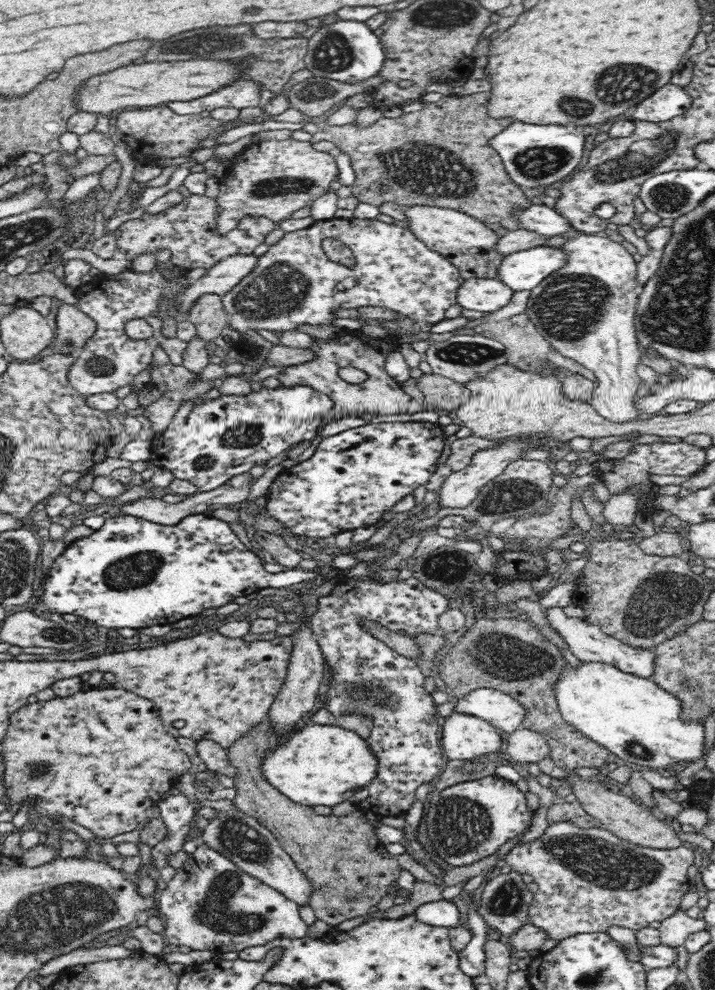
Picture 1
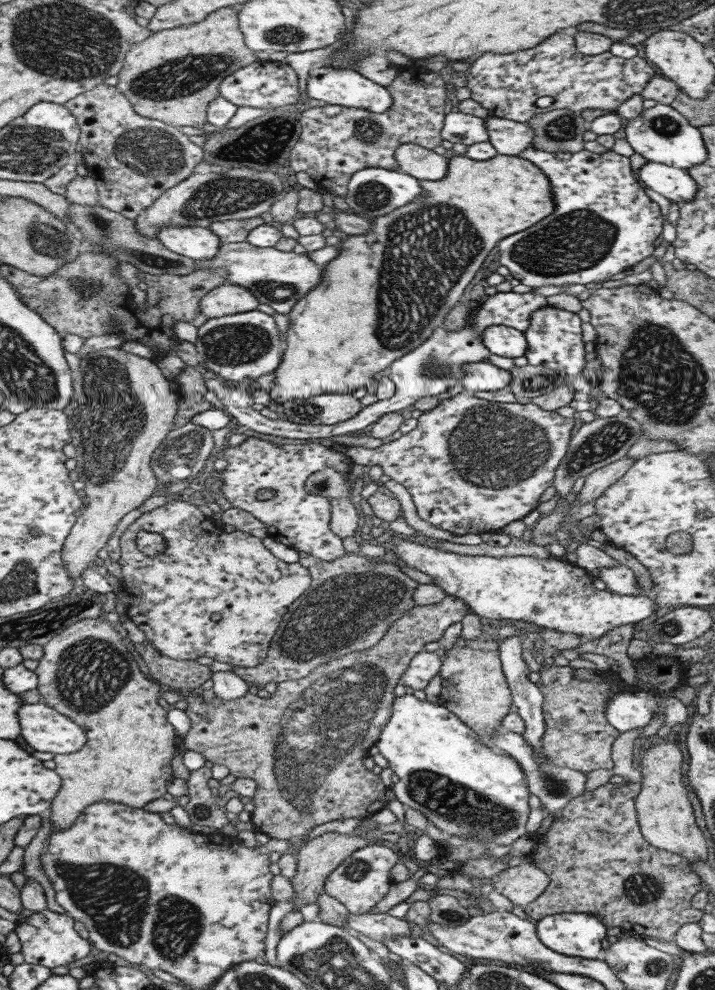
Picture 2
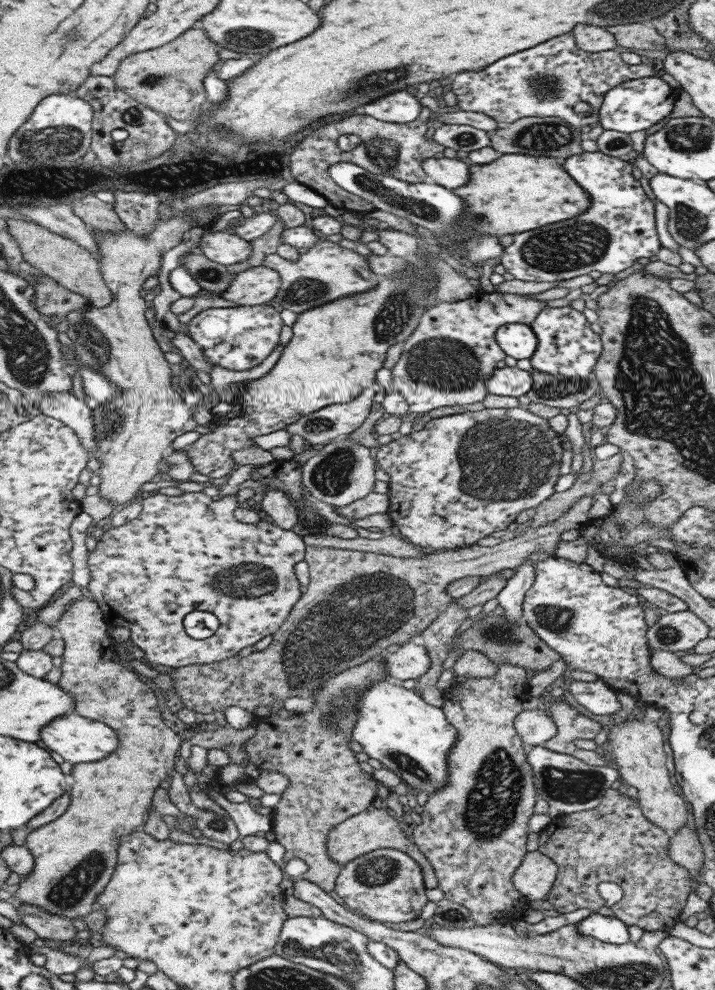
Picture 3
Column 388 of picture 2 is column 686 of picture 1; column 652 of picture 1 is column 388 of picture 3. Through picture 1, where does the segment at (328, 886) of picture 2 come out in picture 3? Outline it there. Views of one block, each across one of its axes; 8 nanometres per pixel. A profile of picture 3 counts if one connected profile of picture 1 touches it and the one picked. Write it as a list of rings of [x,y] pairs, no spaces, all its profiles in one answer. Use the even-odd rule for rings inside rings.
[[[394,849],[373,850],[347,862],[340,868],[333,890],[351,909],[381,922],[407,922],[419,917],[421,907],[427,902],[420,866],[407,854]]]

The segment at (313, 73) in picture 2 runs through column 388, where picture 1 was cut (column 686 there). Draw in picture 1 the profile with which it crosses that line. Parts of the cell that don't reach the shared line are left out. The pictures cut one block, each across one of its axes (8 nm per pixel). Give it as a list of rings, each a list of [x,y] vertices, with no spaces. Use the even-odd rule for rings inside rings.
[[[666,84],[634,106],[633,119],[651,123],[669,121],[684,114],[688,106],[690,95],[681,86]]]

